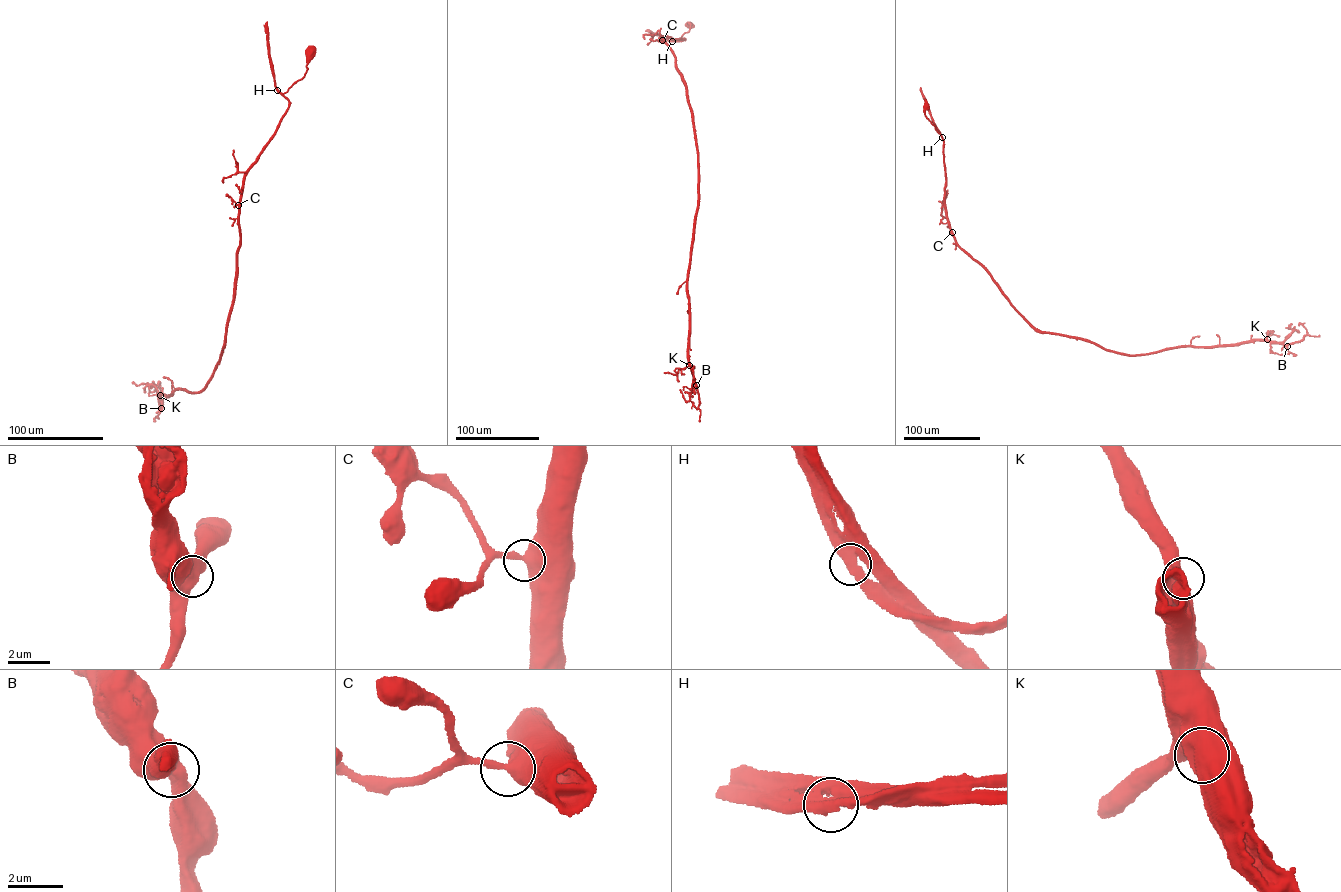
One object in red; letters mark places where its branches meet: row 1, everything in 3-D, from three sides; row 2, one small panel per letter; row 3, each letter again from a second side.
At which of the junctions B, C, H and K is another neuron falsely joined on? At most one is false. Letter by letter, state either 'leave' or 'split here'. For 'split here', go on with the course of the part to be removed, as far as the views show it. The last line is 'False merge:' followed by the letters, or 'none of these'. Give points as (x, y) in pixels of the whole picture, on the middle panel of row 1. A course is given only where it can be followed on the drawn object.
B: leave
C: leave
H: leave
K: leave
False merge: none of these

